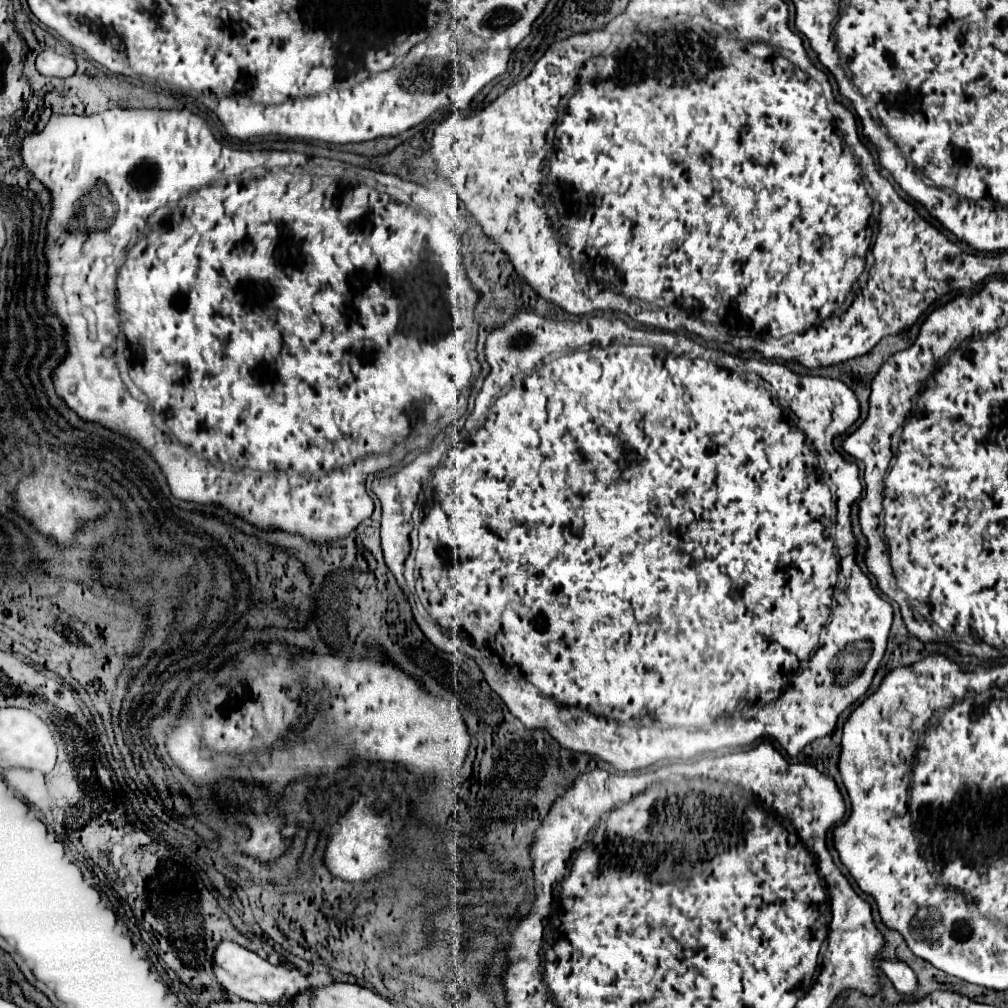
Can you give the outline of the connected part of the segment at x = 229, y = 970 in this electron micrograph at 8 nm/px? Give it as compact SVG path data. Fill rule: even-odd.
M224 940L214 948L212 954L212 970L216 974L218 984L230 994L238 996L242 1000L252 1000L252 1002L266 1002L266 1004L280 1004L288 1006L290 1000L300 994L300 990L308 988L308 980L302 972L296 968L284 968L284 966L274 966L268 960L262 960L258 954L252 950L246 950L244 946Z

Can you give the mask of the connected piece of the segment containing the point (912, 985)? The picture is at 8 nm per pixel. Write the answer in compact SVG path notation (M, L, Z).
M882 960L880 968L892 980L892 984L896 986L896 990L900 994L916 994L918 980L910 966L906 966L904 962L898 962L898 960Z

